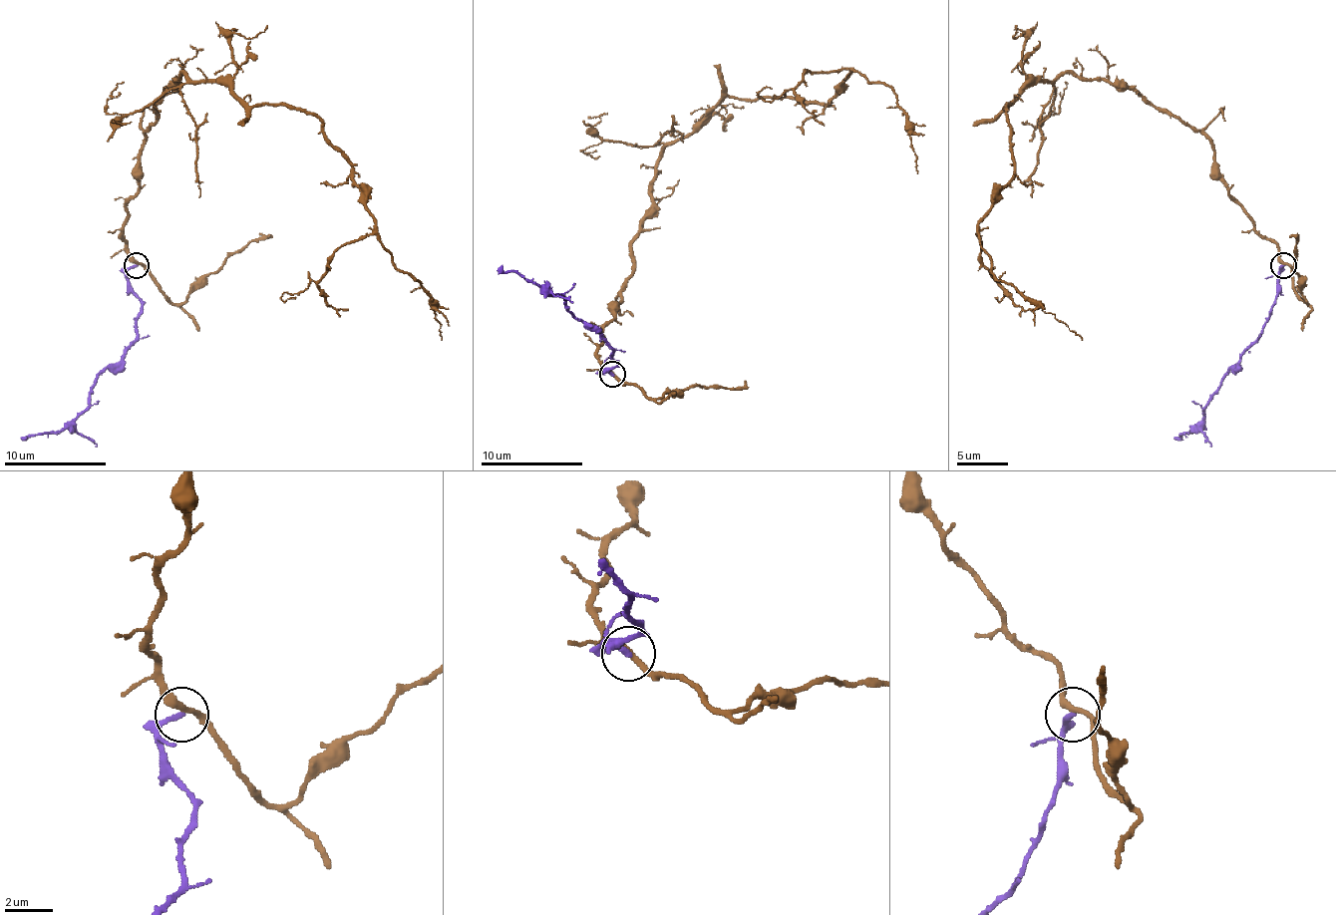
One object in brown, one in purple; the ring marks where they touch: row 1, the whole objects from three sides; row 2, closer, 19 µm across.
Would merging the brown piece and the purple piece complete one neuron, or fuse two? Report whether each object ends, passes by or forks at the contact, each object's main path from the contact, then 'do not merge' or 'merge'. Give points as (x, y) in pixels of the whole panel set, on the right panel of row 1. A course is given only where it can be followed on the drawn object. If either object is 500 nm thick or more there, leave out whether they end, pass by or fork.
brown passes by; purple ends there; brown runs (1282, 264), (1202, 134), (1113, 83), (1034, 80), (1005, 106), (1013, 179), (980, 244), (998, 280), (1083, 339); purple runs (1282, 264), (1280, 288), (1256, 339), (1220, 380), (1205, 408), (1205, 416), (1177, 439); do not merge

